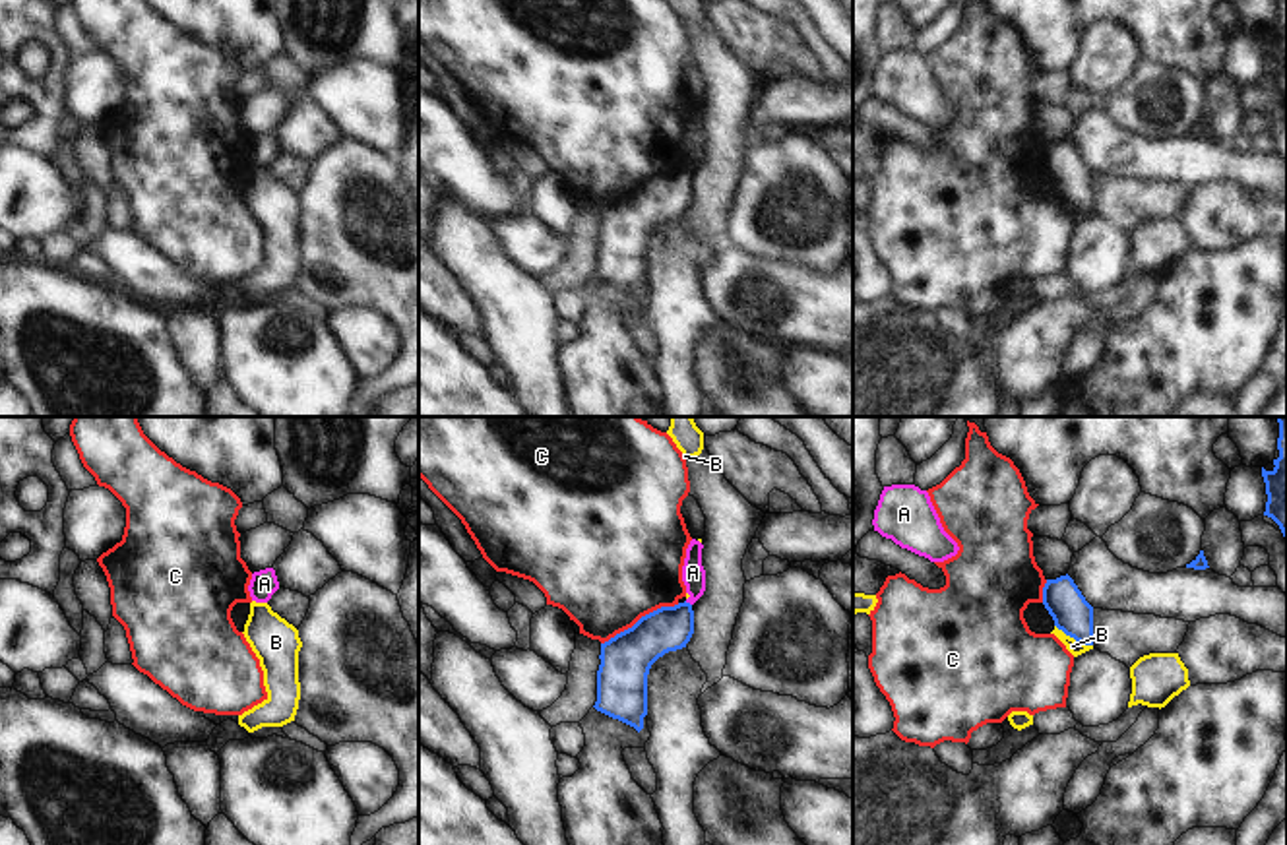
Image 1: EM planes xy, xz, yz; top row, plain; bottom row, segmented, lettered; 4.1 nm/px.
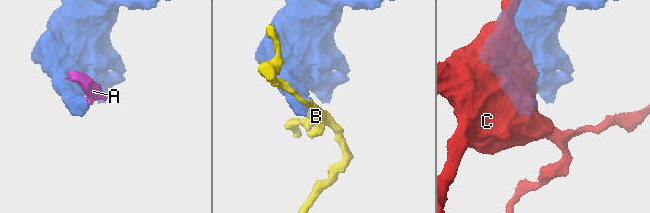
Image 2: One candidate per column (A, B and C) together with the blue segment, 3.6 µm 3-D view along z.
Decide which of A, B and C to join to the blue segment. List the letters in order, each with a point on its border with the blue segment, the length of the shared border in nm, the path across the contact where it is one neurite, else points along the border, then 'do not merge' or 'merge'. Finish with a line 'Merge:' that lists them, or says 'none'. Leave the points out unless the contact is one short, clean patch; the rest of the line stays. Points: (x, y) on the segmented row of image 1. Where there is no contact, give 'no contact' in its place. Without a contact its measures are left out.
A: meets blue in xz at (689, 603); contact 40 nm long; border along xz (685, 601), (690, 605); do not merge
B: meets blue in yz at (1074, 638); contact 180 nm long; border along yz (1055, 625), (1092, 646); do not merge
C: meets blue in xz at (642, 617); contact 360 nm long; do not merge
Merge: none

